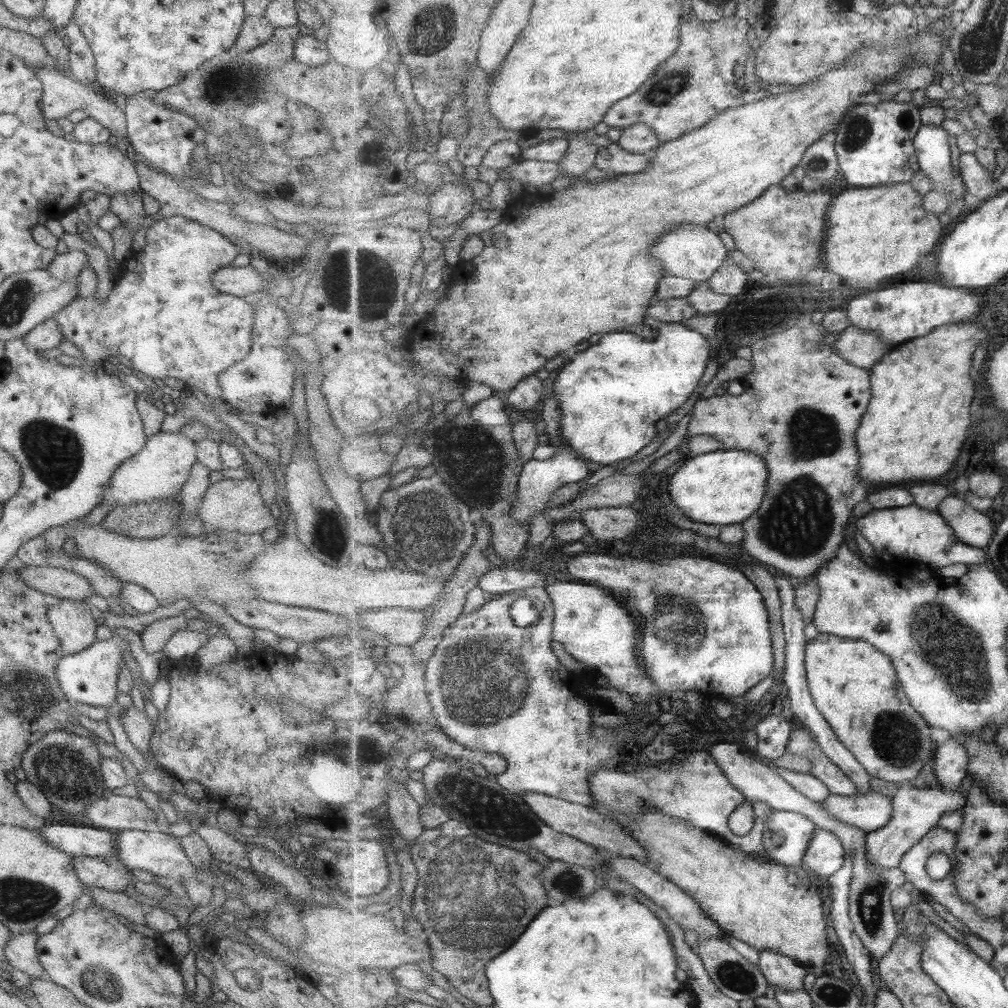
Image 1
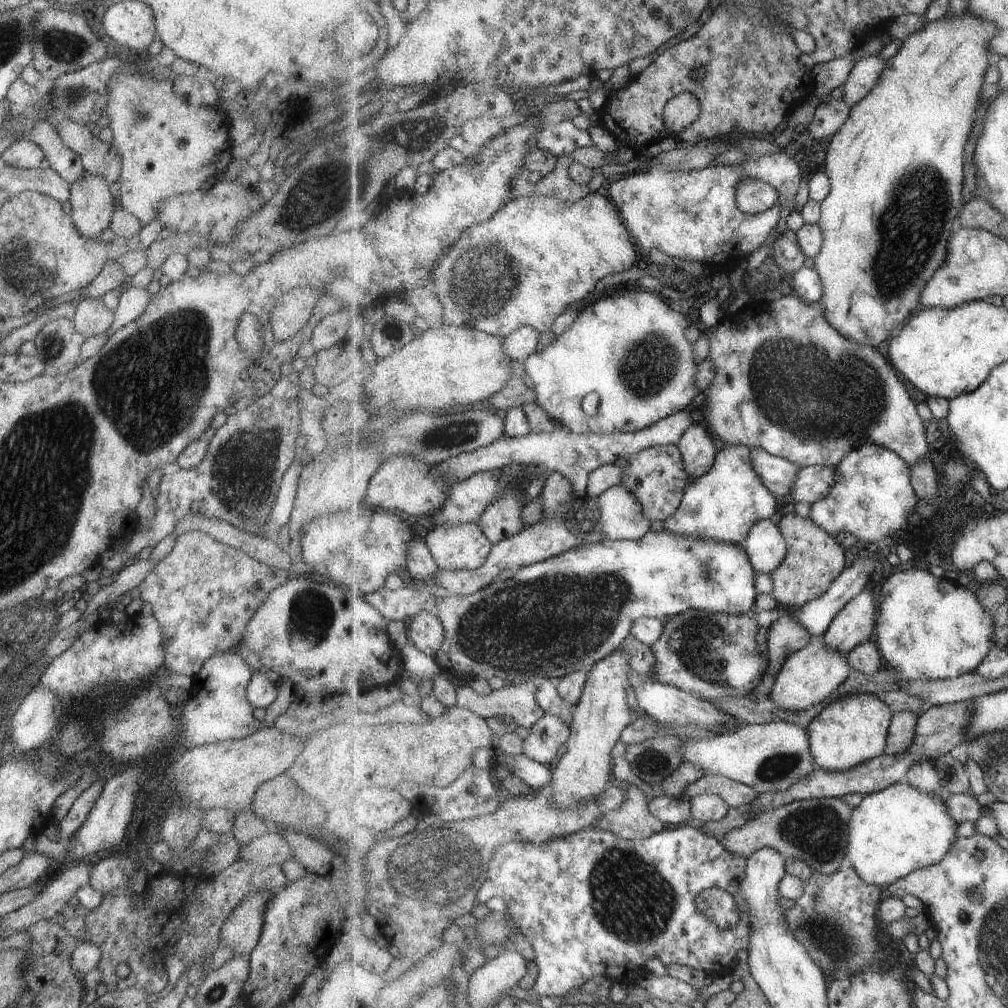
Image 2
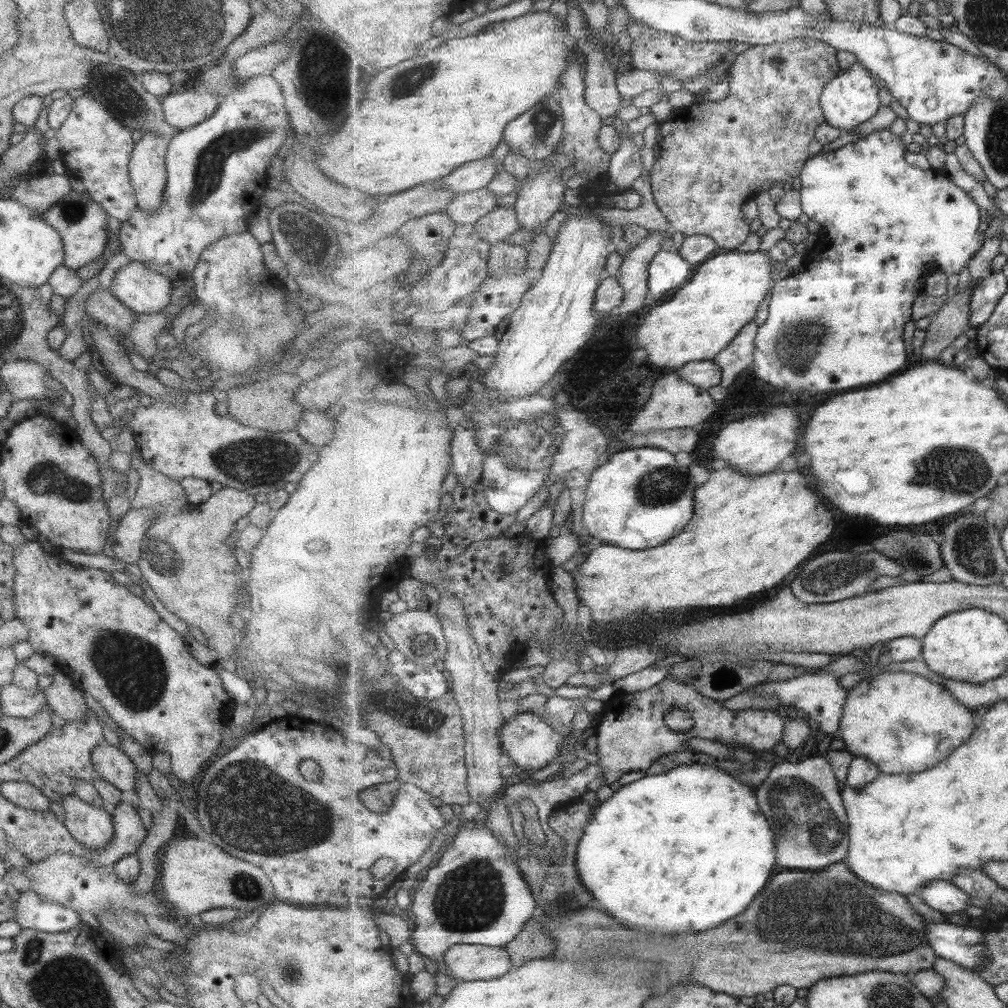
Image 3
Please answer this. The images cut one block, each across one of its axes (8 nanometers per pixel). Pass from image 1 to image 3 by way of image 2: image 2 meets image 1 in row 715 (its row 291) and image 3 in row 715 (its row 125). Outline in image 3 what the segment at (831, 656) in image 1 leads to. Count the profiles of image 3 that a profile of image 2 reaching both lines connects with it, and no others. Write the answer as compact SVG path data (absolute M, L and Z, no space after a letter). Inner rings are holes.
M882 672L861 680L849 690L839 736L854 757L869 758L888 775L913 774L929 770L966 744L978 728L974 710L959 703L953 693L933 680L911 672Z

